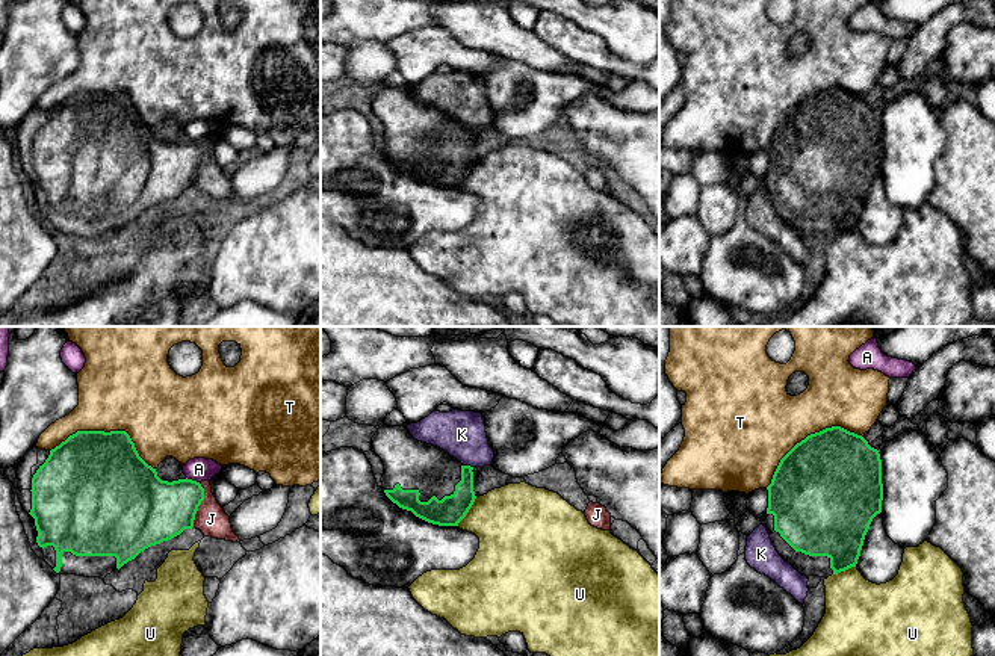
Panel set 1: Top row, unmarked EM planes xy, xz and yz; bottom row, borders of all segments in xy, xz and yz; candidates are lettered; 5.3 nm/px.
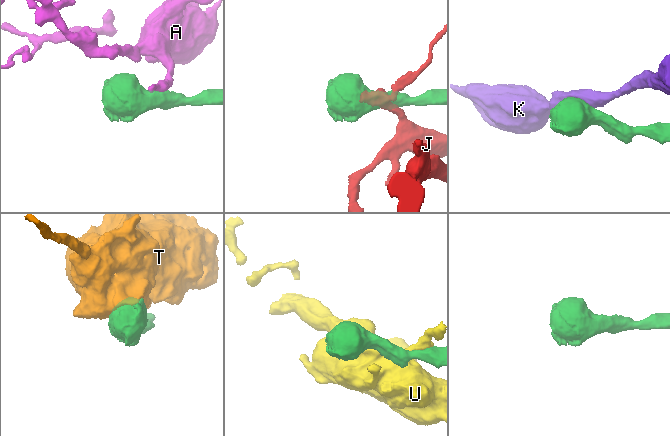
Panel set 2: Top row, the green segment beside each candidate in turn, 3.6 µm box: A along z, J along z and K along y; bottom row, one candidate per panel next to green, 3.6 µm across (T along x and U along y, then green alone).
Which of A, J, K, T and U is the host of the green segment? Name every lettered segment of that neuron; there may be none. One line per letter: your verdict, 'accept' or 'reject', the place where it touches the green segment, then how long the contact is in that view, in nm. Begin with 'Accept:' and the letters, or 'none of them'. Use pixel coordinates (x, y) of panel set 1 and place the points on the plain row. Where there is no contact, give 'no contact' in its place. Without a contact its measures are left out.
Accept: none of them
A: reject | xy (191, 141) | 80 nm
J: reject | xy (200, 165) | 240 nm
K: reject | xz (468, 127) | 60 nm
T: reject | xy (108, 94) | 550 nm
U: reject | xz (468, 173) | 190 nm

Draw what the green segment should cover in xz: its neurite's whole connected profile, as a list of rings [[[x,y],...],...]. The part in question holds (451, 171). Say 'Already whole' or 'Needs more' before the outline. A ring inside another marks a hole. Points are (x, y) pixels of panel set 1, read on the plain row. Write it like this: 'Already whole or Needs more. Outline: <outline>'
Needs more. Outline: [[[381,88],[372,98],[372,110],[384,125],[381,139],[386,157],[399,169],[439,187],[458,187],[472,169],[473,128],[463,127],[443,110],[417,103],[404,88]]]

